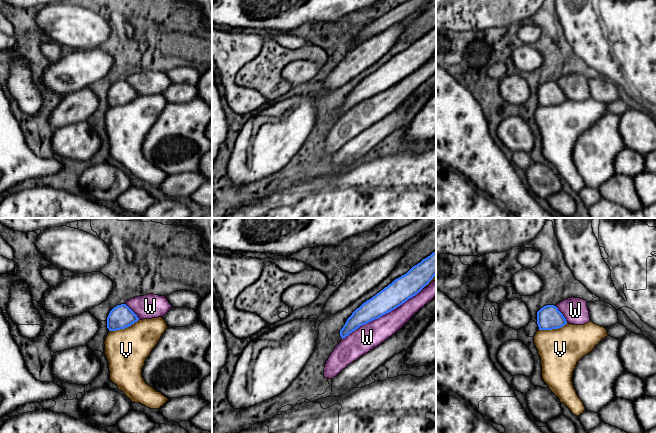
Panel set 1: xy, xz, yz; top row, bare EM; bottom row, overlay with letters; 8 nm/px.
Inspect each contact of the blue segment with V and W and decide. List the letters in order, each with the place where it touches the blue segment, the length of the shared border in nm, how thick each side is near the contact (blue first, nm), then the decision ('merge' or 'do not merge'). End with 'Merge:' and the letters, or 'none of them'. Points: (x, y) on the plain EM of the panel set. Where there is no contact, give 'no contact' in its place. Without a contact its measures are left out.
V: xy (124, 104) | 260 nm | 190/340 nm | do not merge
W: xz (382, 91) | 750 nm | 190/200 nm | do not merge
Merge: none of them

